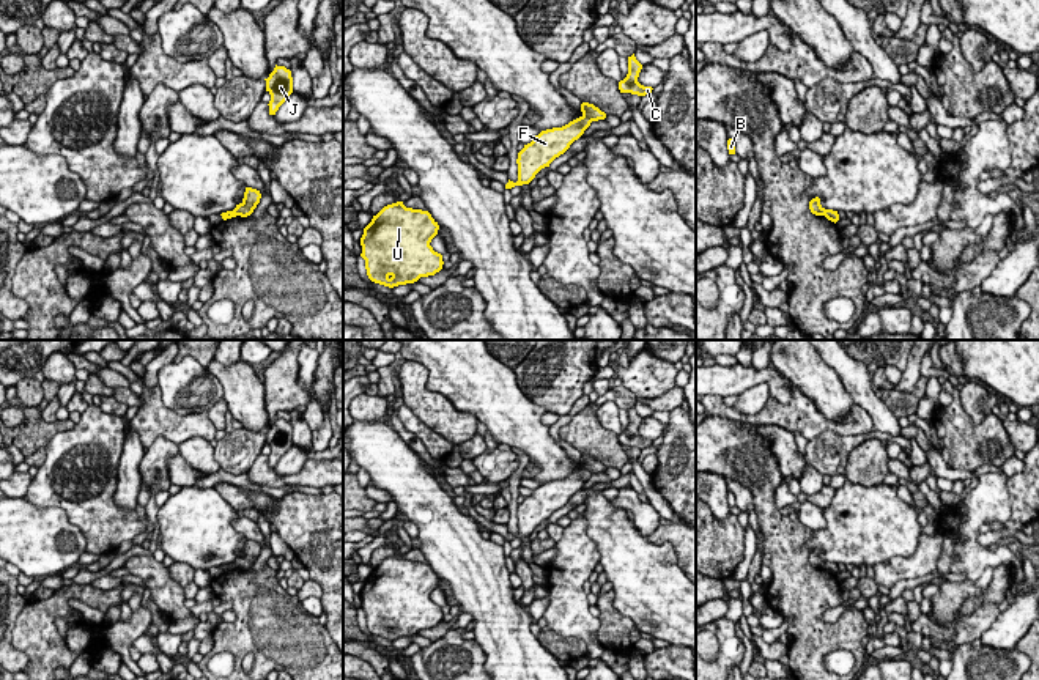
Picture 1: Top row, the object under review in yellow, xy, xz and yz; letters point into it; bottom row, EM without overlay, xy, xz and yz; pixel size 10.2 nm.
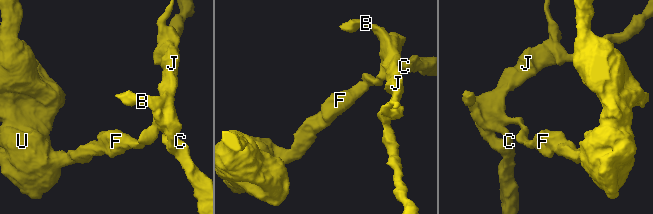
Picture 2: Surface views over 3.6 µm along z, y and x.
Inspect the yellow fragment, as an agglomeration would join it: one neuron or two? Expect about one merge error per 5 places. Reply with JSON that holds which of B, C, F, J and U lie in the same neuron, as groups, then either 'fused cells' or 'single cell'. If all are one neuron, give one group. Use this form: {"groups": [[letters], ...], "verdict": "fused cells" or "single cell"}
{"groups": [["B", "C", "J"], ["F", "U"]], "verdict": "fused cells"}

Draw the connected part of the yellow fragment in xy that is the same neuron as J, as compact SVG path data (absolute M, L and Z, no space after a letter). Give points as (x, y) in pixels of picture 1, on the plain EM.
M277 419L269 427L266 433L266 444L271 447L269 453L269 468L275 468L279 460L290 450L293 445L293 430L291 423L285 419Z

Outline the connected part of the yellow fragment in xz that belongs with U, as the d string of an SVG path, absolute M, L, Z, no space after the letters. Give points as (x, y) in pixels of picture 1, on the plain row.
M403 554L384 559L361 590L368 631L394 641L439 625L442 608L430 598L438 582L428 564L406 560Z

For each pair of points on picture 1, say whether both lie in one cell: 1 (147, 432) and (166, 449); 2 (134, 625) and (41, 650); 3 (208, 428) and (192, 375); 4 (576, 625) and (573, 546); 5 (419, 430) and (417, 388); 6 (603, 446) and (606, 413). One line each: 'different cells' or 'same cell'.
1: different cells
2: different cells
3: different cells
4: same cell
5: different cells
6: different cells

